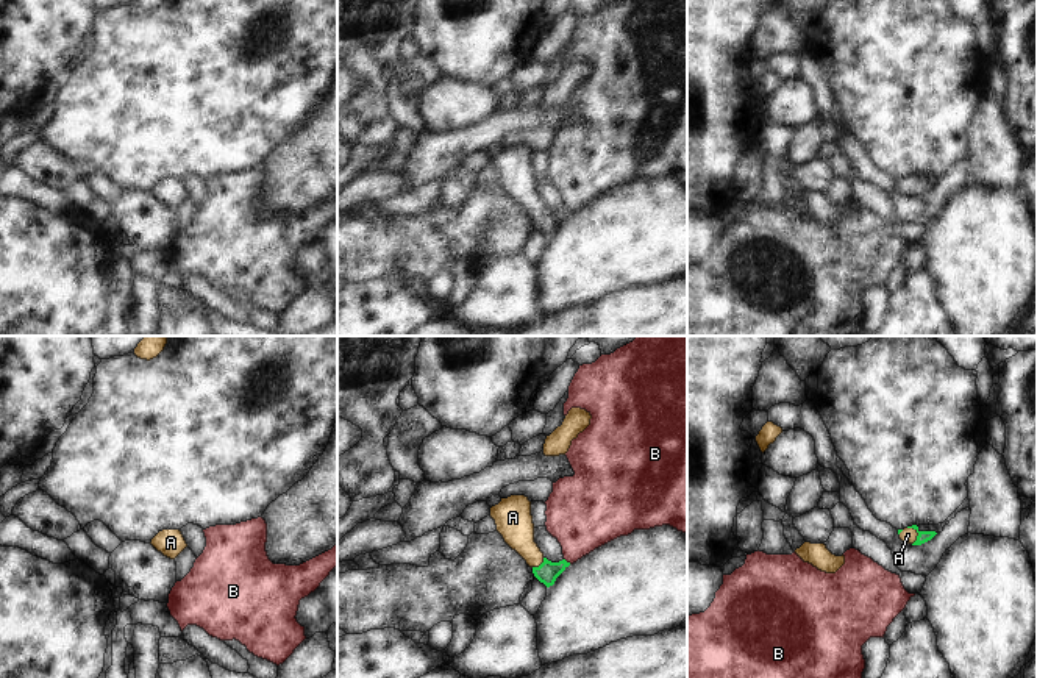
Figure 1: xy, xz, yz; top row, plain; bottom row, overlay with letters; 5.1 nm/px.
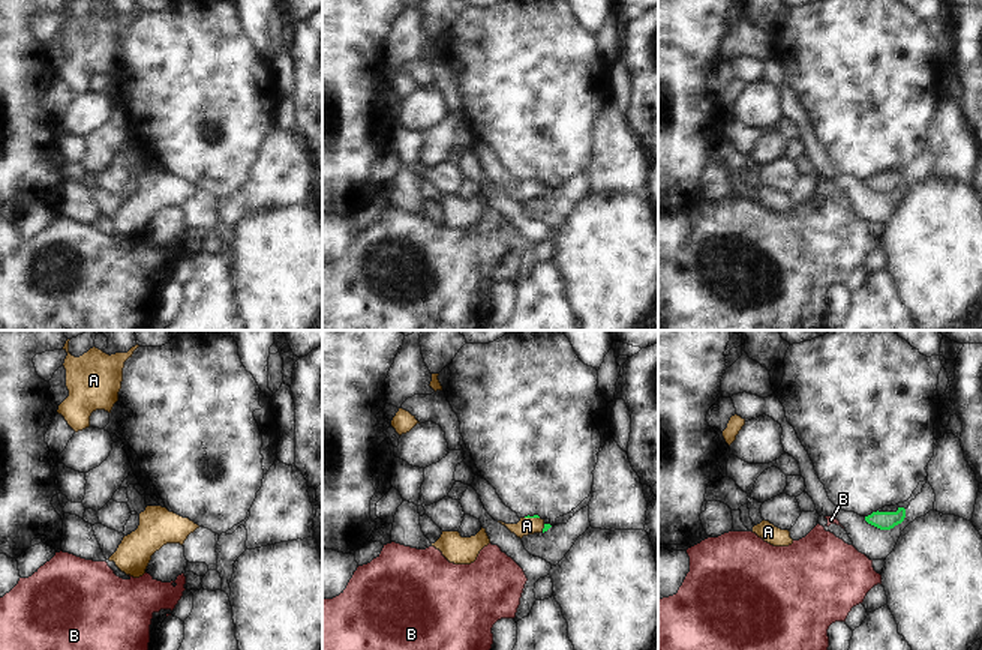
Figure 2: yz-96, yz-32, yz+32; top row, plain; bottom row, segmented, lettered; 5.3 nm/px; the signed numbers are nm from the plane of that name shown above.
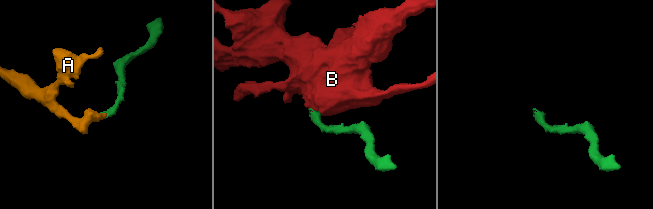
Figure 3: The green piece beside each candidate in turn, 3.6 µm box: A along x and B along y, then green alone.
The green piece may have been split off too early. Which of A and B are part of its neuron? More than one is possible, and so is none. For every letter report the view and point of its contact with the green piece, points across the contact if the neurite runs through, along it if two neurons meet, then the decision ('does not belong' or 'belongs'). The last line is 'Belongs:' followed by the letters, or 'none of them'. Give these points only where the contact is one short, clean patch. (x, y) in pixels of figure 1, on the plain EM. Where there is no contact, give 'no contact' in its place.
A: contact yz (919, 185); way yz (923, 186), (919, 185), (908, 185); belongs
B: contact xz (566, 211); border xz (564, 208), (570, 213); does not belong
Belongs: A

